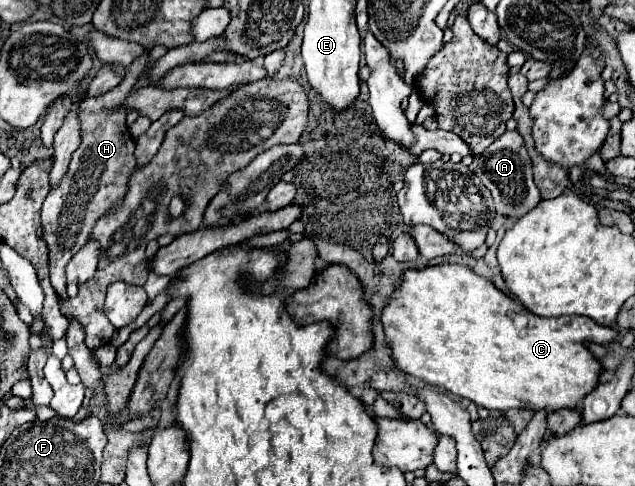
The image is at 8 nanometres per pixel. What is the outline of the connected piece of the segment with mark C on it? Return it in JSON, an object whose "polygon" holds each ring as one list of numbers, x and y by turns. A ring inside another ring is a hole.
{"polygon":[[440,263,424,269,406,269,400,285,382,309,380,321,396,367,424,383,450,391,456,397,470,399,490,411,508,411,514,407,532,407,534,411,578,407,584,395,598,385,600,373,598,359,594,359,584,343,594,341,606,345,612,343,618,333,578,315,544,318,516,313,522,313,522,307,494,287,486,277,476,275,466,265,454,265,454,271,442,271]]}

